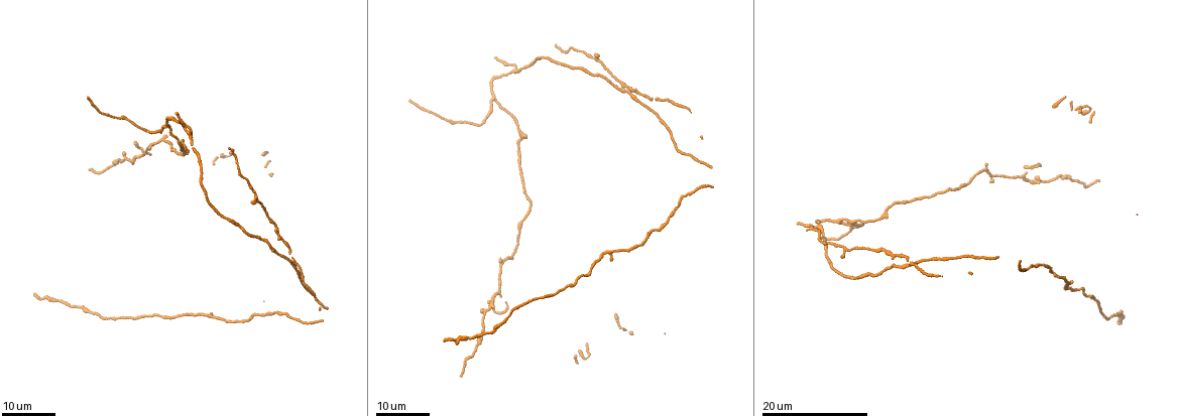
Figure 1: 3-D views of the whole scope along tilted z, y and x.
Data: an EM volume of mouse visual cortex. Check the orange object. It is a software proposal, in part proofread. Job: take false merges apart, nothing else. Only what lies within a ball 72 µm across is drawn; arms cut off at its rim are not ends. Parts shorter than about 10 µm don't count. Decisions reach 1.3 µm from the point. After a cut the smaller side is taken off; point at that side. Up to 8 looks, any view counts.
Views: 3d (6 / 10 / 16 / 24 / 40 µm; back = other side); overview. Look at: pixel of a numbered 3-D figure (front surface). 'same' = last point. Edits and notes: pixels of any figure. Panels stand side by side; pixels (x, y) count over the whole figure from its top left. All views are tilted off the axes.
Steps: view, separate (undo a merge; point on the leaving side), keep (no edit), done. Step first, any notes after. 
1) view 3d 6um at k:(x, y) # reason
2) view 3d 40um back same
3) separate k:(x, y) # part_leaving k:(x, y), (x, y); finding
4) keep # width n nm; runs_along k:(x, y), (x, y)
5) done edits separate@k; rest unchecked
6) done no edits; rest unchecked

view 3d 24um at 1:(512, 69) # small branch off a trunk

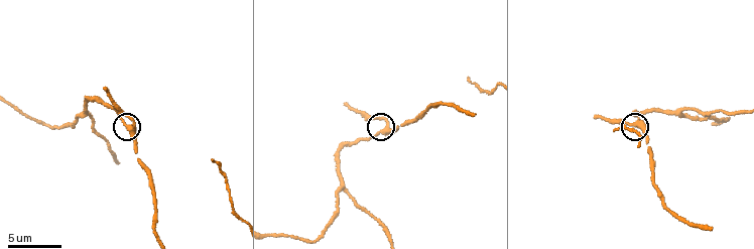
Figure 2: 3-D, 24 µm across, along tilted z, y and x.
view 3d 6um at 2:(129, 127) # zoom in

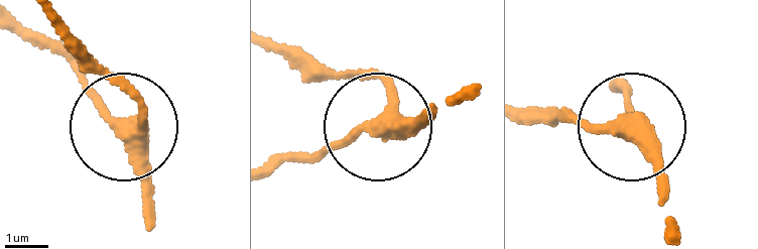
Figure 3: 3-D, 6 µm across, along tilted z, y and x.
keep # width 320 nm; runs_along 3:(463, 95), (415, 136), (366, 132), (276, 161); all the same neuron

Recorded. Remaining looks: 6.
view 3d 10um at 2:(341, 189) # arms part here

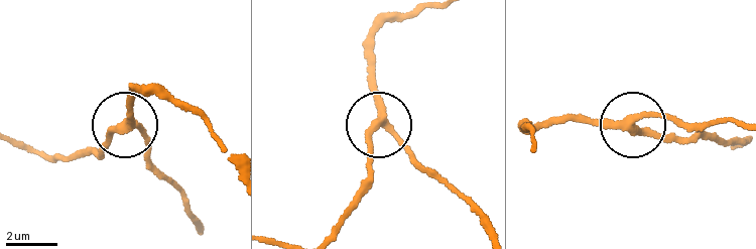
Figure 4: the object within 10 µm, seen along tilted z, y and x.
keep # arms 3; runs_along 4:(397, 17), (375, 42), (379, 123), (368, 180); all the same neuron

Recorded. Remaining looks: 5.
view 3d 16um at 1:(895, 266) # small branch off a trunk

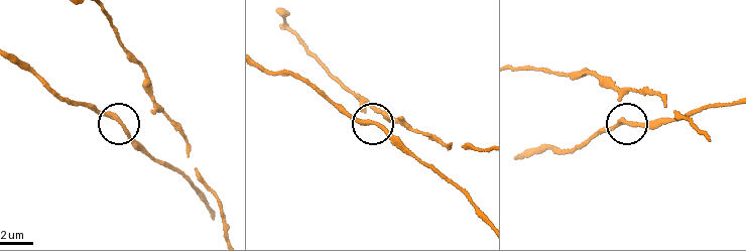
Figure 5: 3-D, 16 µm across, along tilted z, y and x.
view 3d 6um at 5:(630, 123) # zoom in

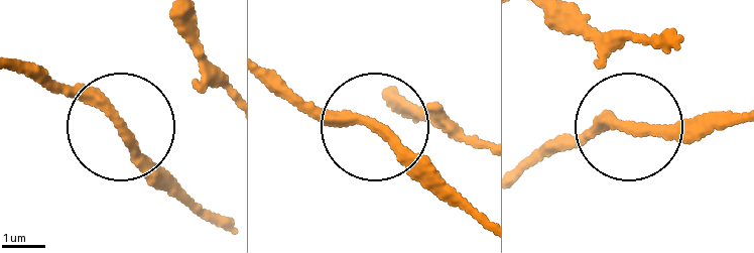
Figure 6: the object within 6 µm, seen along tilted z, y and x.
keep # side_arm 27 um; runs_along 6:(17, 67), (92, 96), (119, 120), (209, 73); continuous, no second neuron

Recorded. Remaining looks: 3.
view 3d 16um at 1:(153, 144) # sudden change in width

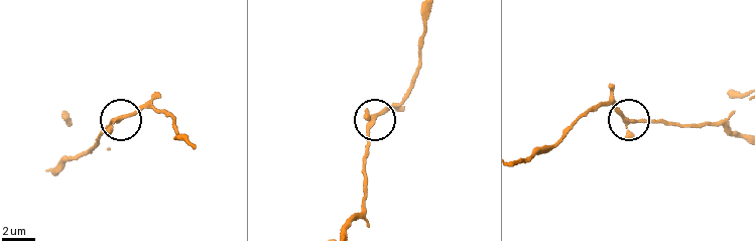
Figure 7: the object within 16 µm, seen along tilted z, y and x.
view 3d 10um at 7:(121, 119)

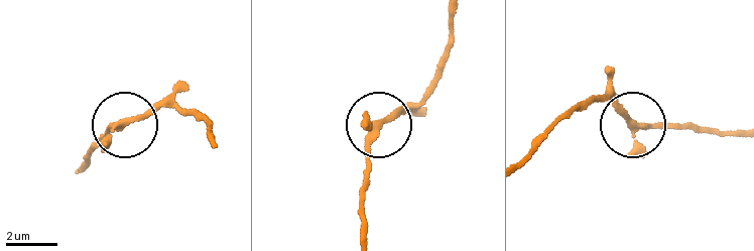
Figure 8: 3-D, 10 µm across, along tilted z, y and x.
keep # runs_along 8:(214, 138), (203, 118), (154, 106), (92, 149); continuous, no second neuron

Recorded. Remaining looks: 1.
done no edits; rest unchecked

